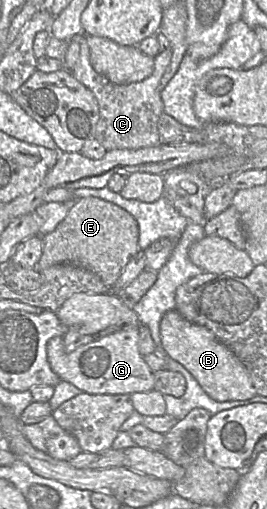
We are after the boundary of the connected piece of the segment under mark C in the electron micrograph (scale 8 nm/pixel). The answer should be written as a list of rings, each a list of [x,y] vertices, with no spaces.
[[[81,36],[79,57],[71,72],[96,98],[99,107],[99,119],[96,123],[94,138],[107,151],[113,149],[139,149],[161,145],[157,128],[159,117],[164,113],[160,80],[170,64],[171,57],[171,48],[160,50],[154,56],[154,70],[148,78],[131,84],[115,84],[97,73],[92,67],[90,49],[86,37]]]

